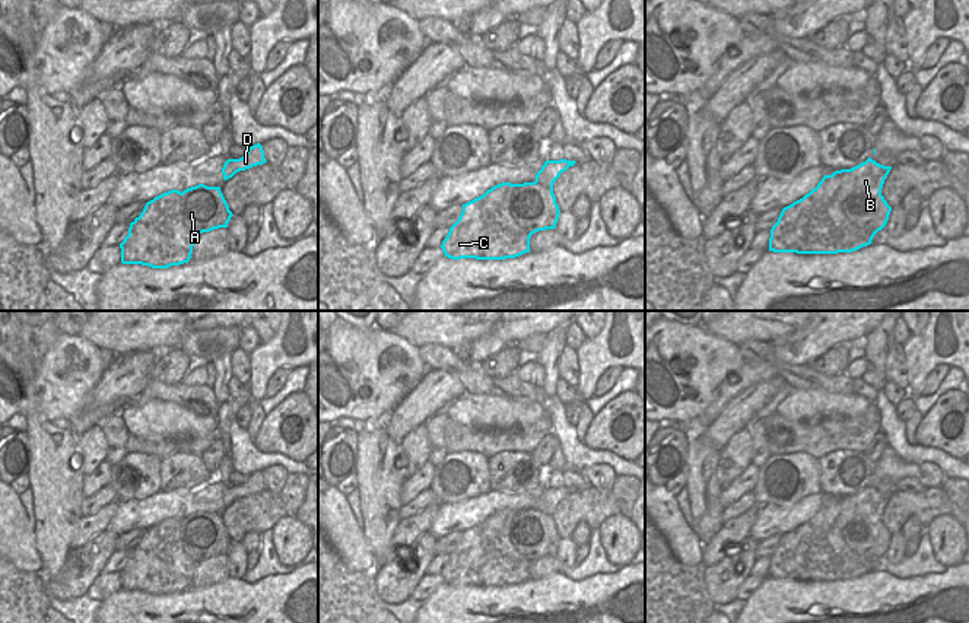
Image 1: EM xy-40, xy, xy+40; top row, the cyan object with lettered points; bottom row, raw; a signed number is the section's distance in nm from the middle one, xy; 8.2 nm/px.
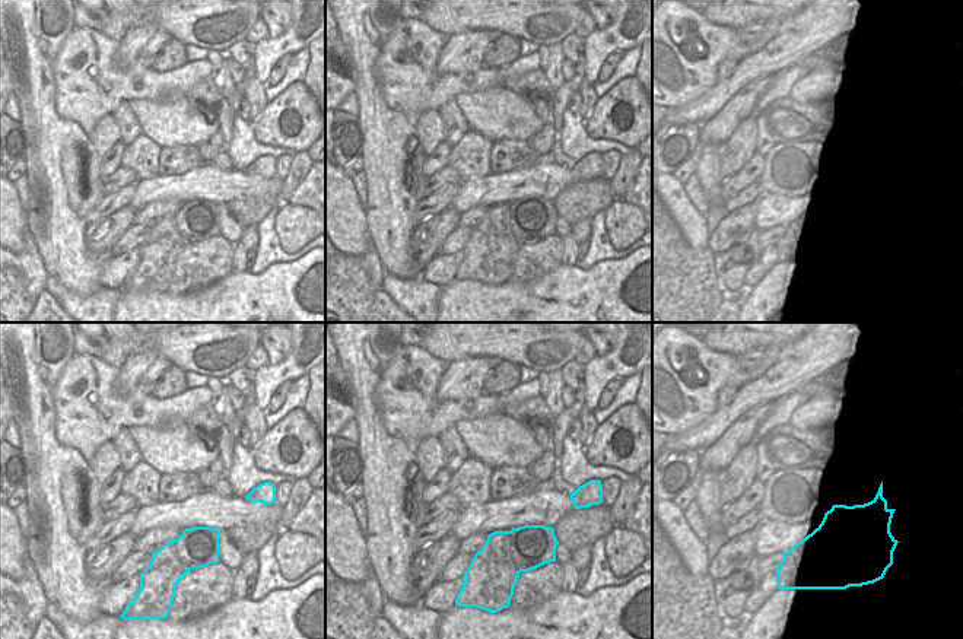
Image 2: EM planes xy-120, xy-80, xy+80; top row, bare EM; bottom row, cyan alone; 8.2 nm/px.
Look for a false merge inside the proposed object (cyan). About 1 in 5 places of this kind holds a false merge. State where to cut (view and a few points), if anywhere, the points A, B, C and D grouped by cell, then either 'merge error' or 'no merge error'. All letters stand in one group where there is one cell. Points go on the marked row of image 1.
cut in xy along (517, 187), (524, 191), (524, 202), (529, 207), (529, 232); A / B C D; merge error

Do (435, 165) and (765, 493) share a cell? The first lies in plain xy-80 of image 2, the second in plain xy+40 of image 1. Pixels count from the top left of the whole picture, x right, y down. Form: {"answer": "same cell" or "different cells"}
{"answer": "different cells"}

